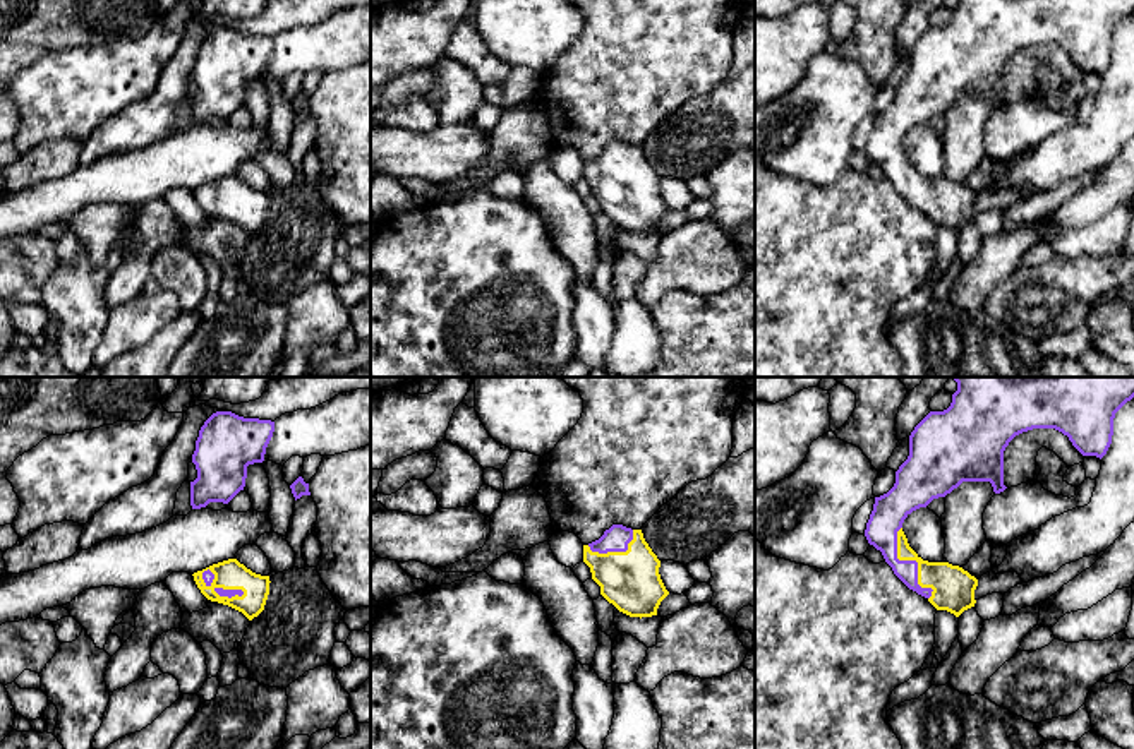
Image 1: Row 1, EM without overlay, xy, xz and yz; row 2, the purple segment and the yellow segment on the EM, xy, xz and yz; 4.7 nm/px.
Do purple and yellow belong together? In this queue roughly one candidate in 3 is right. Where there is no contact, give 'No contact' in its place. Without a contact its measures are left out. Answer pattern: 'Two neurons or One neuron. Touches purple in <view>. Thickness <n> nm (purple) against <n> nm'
One neuron. Touches purple in yz. Thickness 160 nm (purple) against 190 nm

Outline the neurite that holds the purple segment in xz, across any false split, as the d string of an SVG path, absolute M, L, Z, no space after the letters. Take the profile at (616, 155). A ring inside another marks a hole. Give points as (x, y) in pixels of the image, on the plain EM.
M612 141L599 156L583 161L583 178L600 211L630 233L657 231L669 211L659 190L660 177L642 146Z

